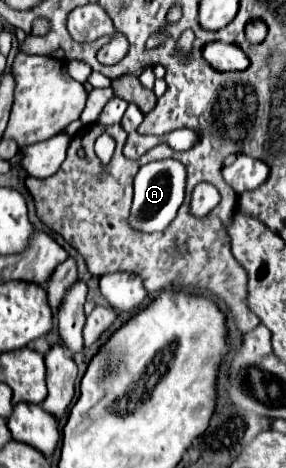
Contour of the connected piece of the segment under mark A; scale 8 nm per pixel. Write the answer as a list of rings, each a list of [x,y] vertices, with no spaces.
[[[174,159],[154,161],[144,165],[134,181],[134,201],[130,207],[130,227],[134,231],[164,231],[178,213],[178,207],[184,201],[184,187],[186,187],[186,169],[182,163]]]

